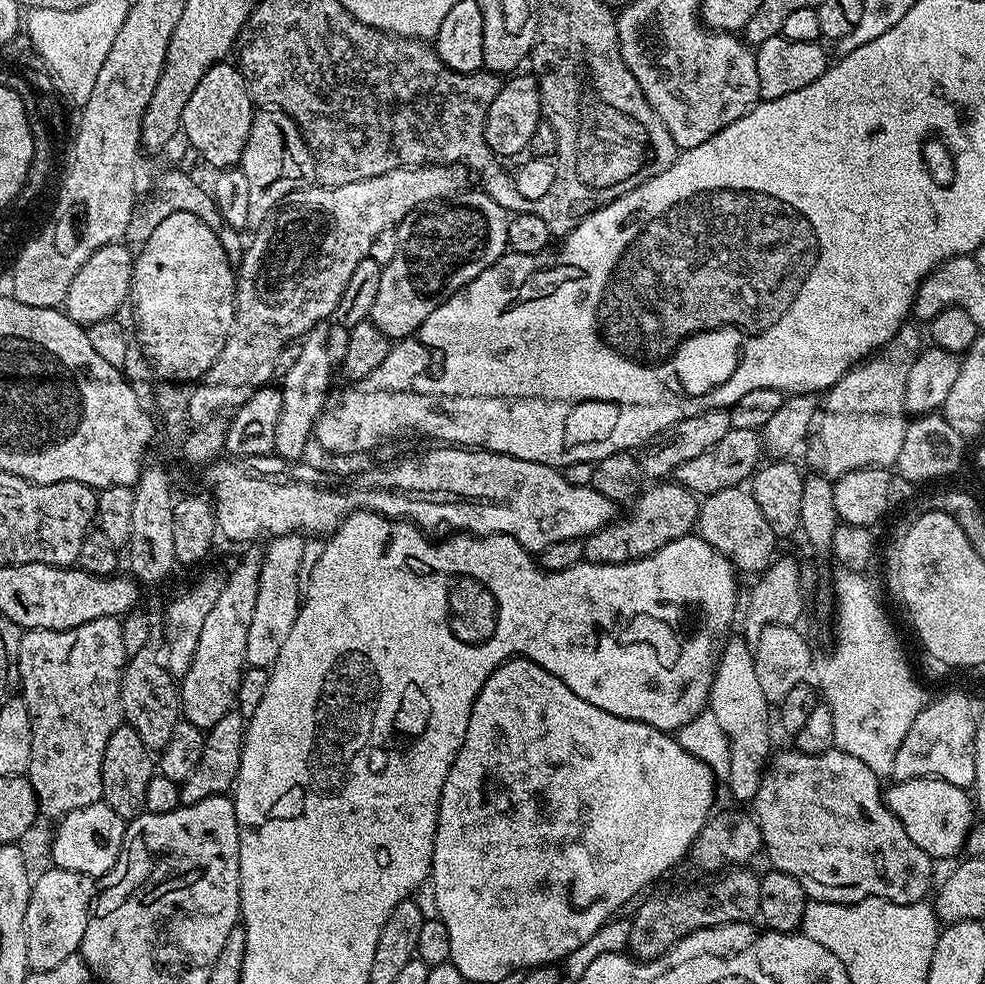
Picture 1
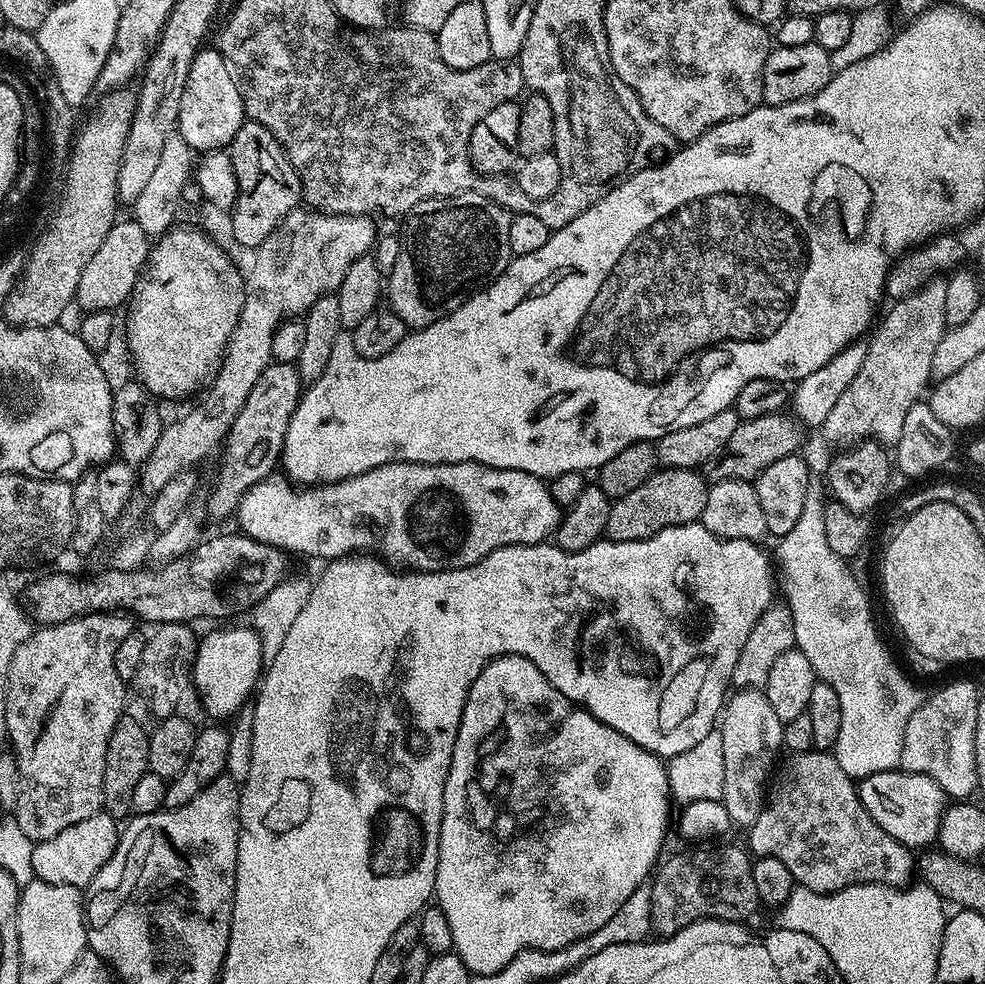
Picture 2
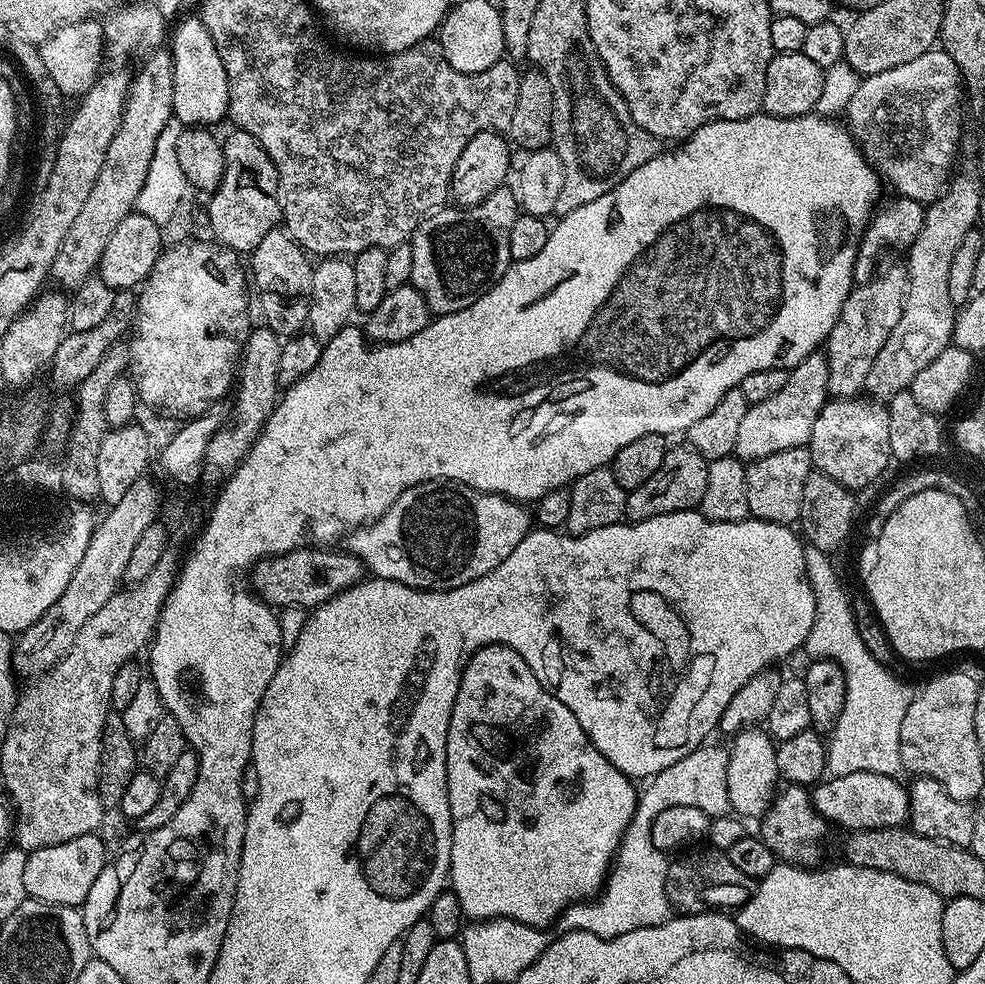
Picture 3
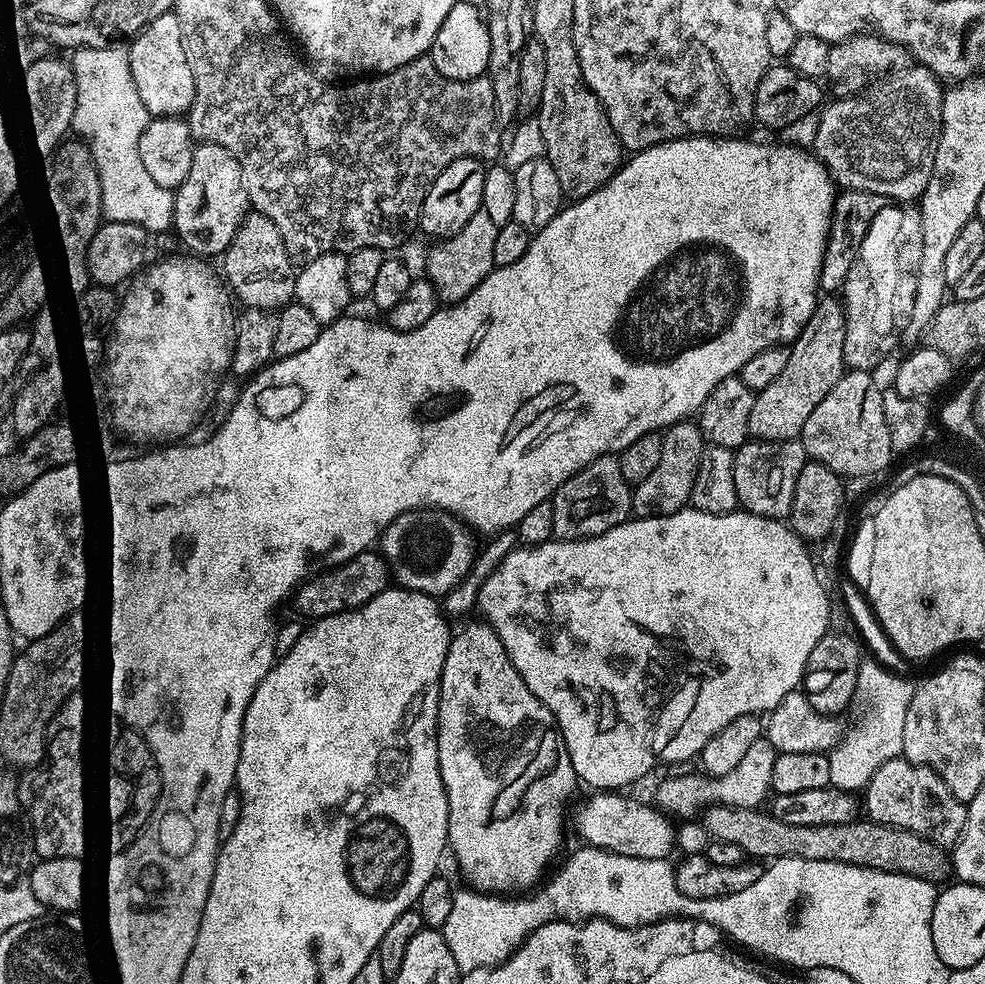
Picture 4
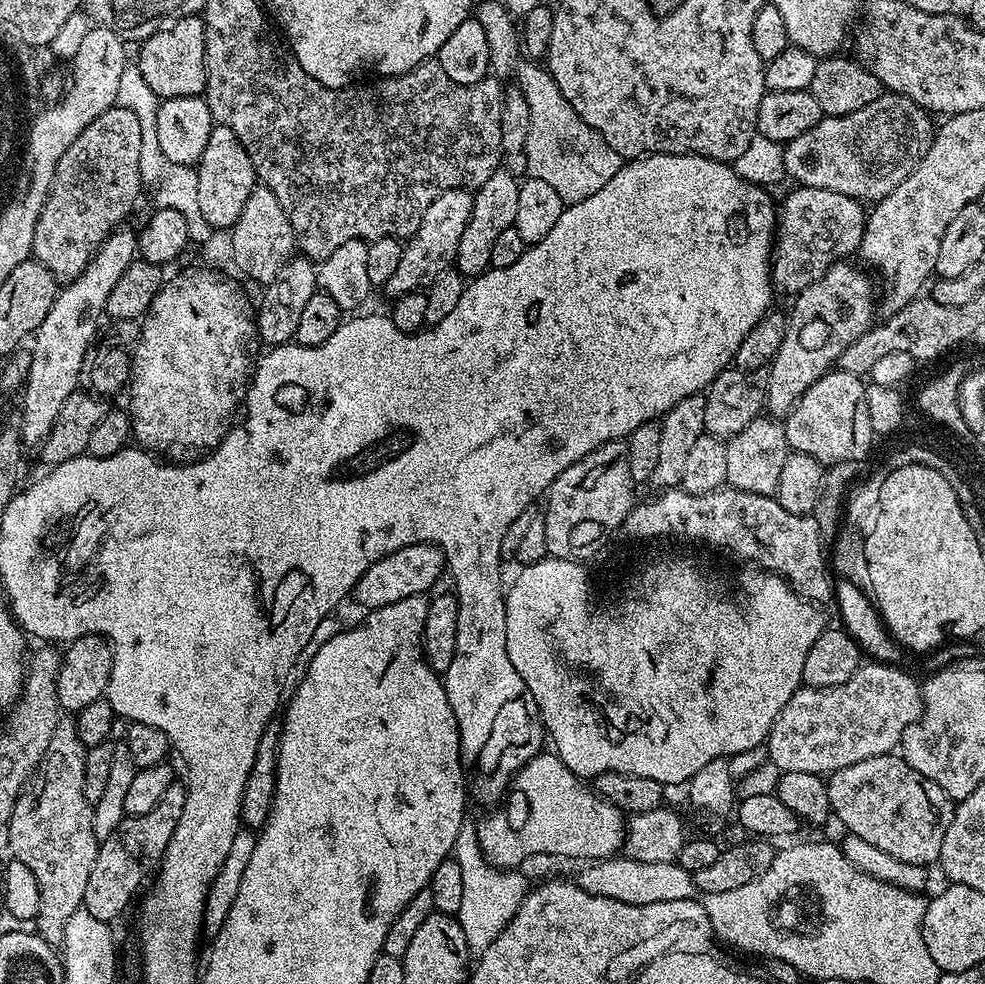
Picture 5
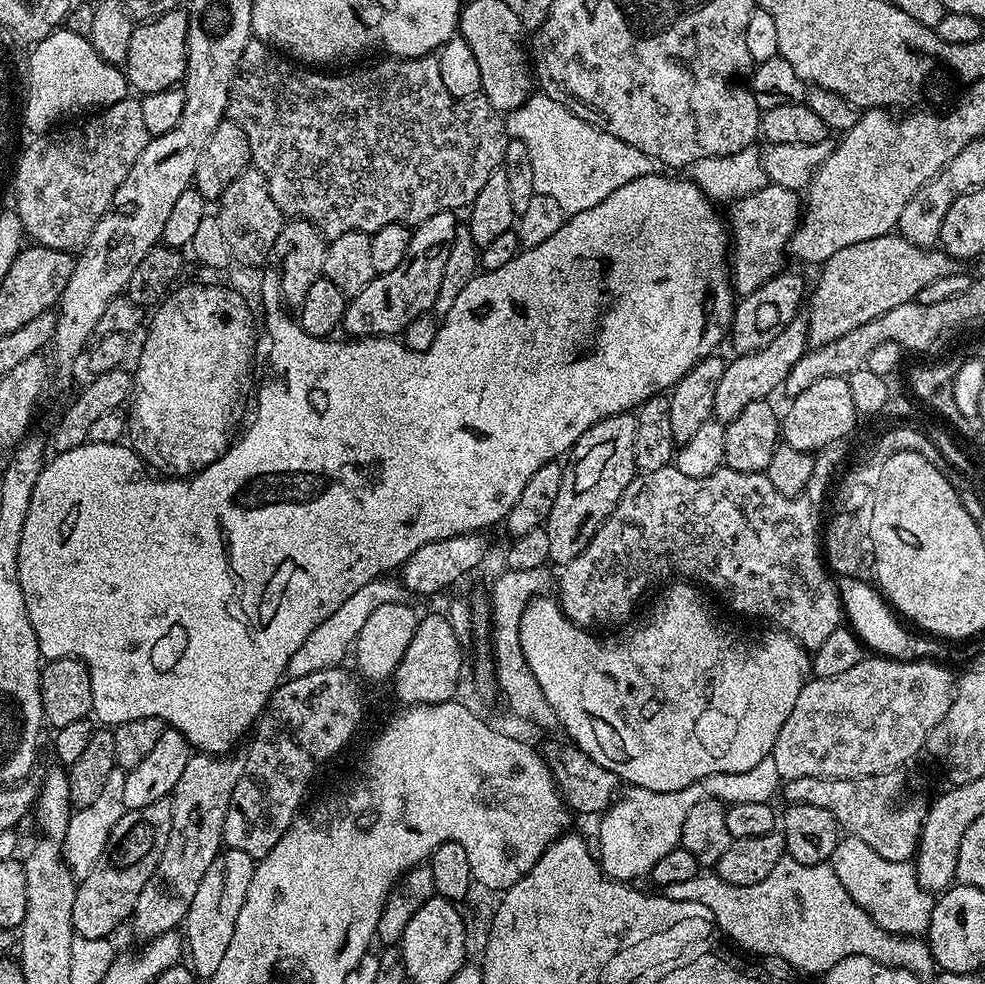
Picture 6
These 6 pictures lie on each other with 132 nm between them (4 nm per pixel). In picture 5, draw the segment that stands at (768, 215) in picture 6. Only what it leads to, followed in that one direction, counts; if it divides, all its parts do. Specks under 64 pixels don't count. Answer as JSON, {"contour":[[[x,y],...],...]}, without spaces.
{"contour":[[[806,186],[793,187],[782,206],[777,211],[777,227],[774,232],[774,253],[772,263],[772,285],[777,293],[799,295],[807,286],[822,278],[825,268],[841,263],[845,258],[859,249],[864,233],[866,208],[861,201],[846,194],[832,190],[810,188]]]}

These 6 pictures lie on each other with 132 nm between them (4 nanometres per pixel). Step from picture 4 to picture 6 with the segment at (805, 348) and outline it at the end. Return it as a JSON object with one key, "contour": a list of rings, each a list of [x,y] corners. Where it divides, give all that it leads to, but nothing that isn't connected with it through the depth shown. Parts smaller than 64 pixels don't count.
{"contour":[[[889,234],[870,238],[866,242],[854,242],[854,246],[846,246],[838,250],[819,269],[820,277],[816,280],[816,289],[811,289],[810,299],[806,304],[806,319],[808,321],[808,342],[811,347],[820,348],[826,342],[834,342],[834,338],[842,338],[842,334],[850,334],[850,330],[858,330],[870,318],[878,318],[886,314],[886,310],[894,310],[894,306],[902,306],[906,302],[919,297],[922,286],[930,286],[940,276],[949,276],[957,271],[957,261],[953,260],[943,250],[935,247],[919,248],[899,234]]]}

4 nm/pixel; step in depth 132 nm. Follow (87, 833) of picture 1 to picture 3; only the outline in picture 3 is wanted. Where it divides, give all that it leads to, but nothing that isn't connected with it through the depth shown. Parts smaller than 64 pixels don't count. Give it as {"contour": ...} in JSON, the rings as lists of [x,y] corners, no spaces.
{"contour":[[[91,832],[70,838],[70,842],[58,842],[58,846],[31,849],[26,855],[26,870],[22,870],[25,893],[31,899],[47,904],[80,908],[86,894],[90,894],[90,886],[94,886],[98,874],[102,874],[109,859],[108,852],[98,837],[96,832]]]}

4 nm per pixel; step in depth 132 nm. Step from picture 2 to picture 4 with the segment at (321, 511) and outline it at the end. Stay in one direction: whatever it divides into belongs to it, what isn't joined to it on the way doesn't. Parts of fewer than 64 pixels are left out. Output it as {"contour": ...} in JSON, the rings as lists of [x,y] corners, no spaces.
{"contour":[[[421,510],[399,516],[390,525],[382,537],[382,552],[385,557],[397,556],[404,563],[398,572],[403,587],[440,598],[459,586],[476,562],[478,546],[476,548],[475,538],[464,521],[451,512]]]}

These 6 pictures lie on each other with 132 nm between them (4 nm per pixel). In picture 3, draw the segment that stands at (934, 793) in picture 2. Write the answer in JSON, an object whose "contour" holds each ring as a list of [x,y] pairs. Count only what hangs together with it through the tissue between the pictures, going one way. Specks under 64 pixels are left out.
{"contour":[[[858,770],[858,774],[842,774],[832,776],[820,781],[811,789],[812,805],[815,806],[818,815],[824,817],[831,825],[841,824],[845,830],[857,830],[866,828],[890,828],[901,827],[909,823],[908,788],[899,784],[896,776],[886,774],[874,774],[866,770]]]}

